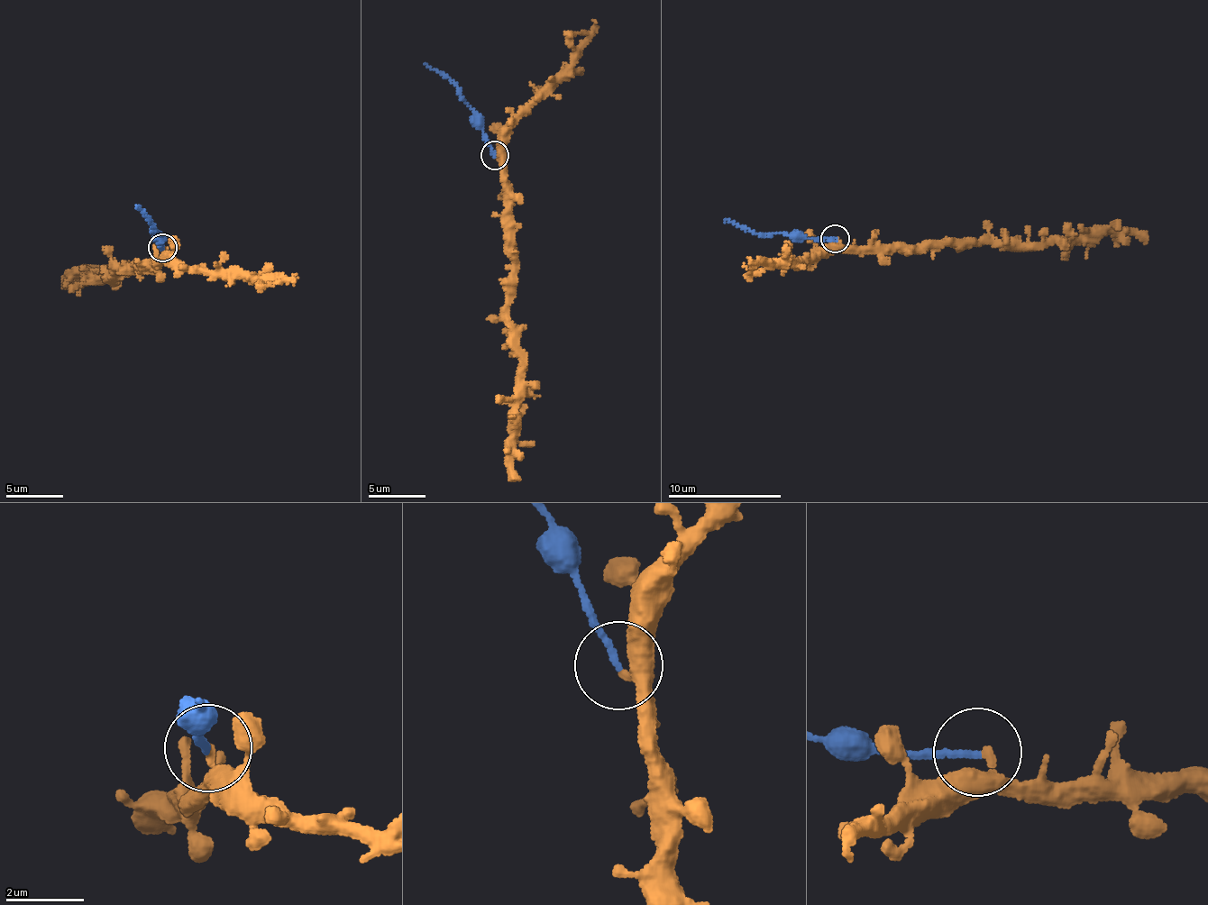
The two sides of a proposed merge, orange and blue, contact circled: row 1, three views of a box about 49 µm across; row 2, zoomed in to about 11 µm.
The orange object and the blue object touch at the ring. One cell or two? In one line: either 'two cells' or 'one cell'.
two cells

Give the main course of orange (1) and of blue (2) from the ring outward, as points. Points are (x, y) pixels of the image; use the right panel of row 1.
1: (837, 238), (844, 246), (934, 248), (942, 242), (1095, 242), (1108, 232), (1138, 234), (1144, 243)
2: (834, 238), (753, 233), (725, 220)

